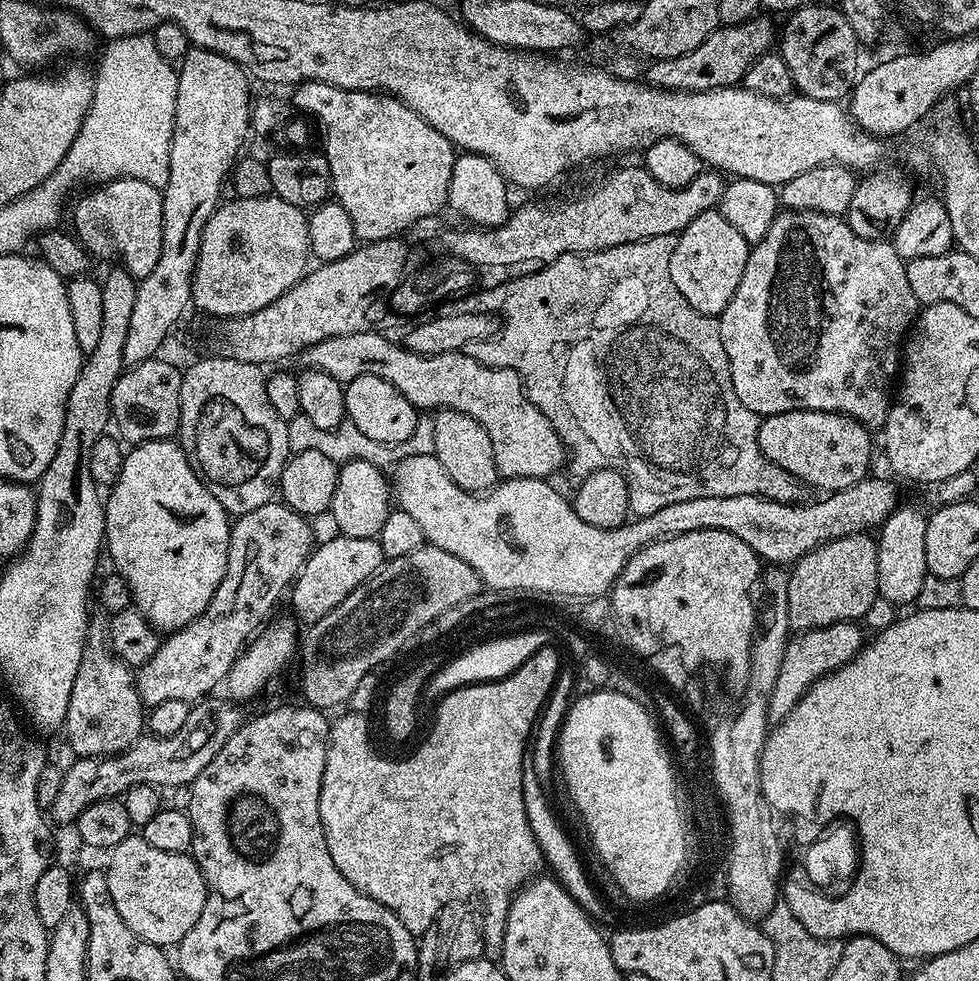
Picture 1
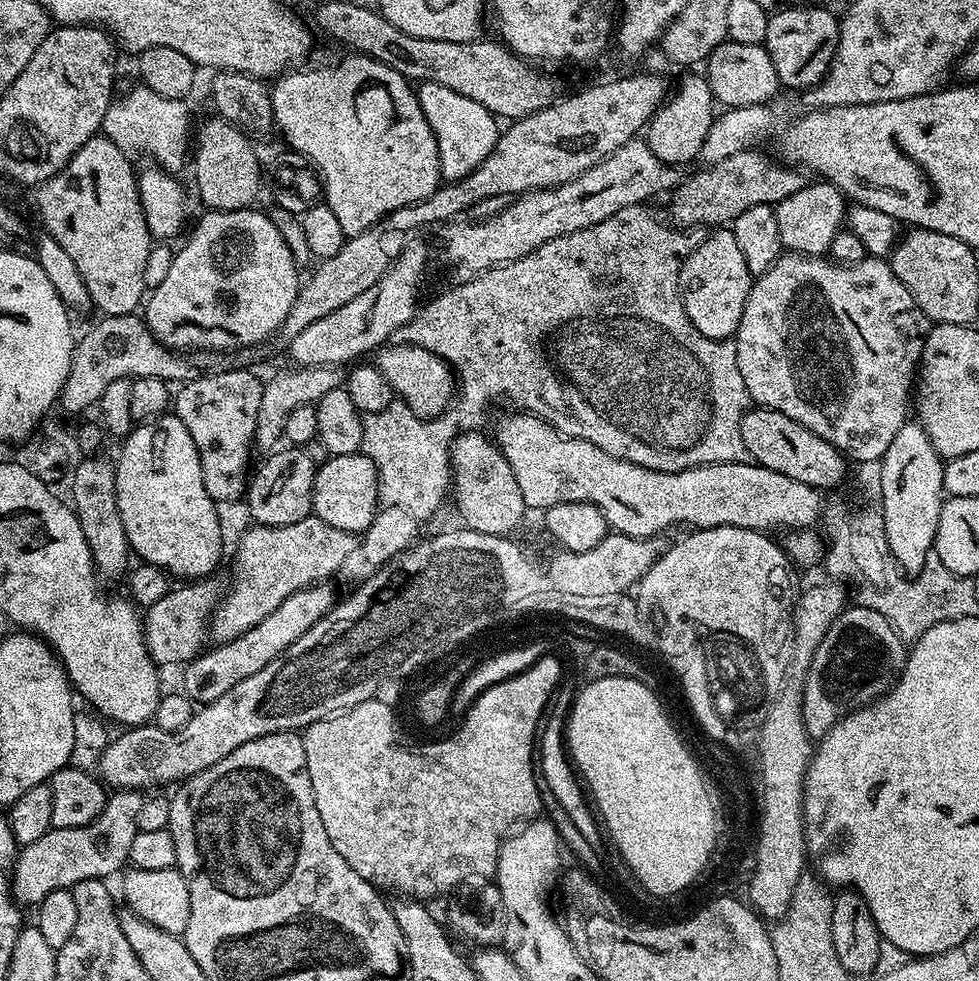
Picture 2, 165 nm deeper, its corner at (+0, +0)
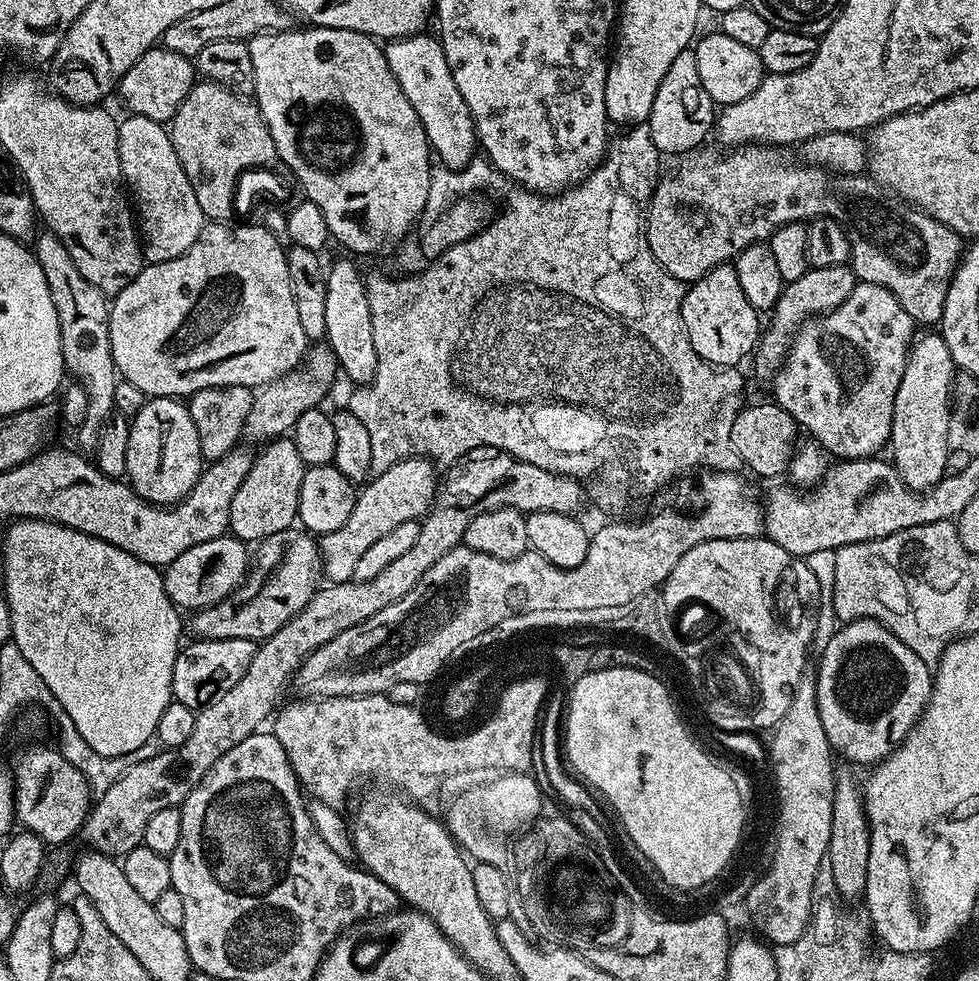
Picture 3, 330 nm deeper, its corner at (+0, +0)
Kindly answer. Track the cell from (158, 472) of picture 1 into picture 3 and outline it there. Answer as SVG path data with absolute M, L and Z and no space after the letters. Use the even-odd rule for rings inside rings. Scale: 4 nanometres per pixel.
M170 396L145 399L142 410L130 420L130 447L126 456L126 480L142 499L171 506L190 494L202 471L200 439L187 403Z

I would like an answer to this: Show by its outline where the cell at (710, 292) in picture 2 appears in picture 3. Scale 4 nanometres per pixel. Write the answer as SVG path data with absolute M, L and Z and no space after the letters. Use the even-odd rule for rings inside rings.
M731 263L720 264L714 270L710 270L702 278L691 281L687 285L684 301L682 302L682 322L690 340L690 346L713 366L736 366L739 360L744 360L753 355L762 335L762 316L754 306L750 306L746 294L742 294L742 286L738 282L738 274Z

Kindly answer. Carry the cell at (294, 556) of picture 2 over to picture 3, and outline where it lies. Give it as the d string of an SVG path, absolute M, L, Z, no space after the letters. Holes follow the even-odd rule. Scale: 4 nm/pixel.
M411 456L409 460L399 460L390 470L377 472L357 491L354 510L350 510L350 518L338 530L325 532L319 537L320 559L322 561L322 572L325 577L333 584L347 584L352 579L354 570L358 567L358 562L362 559L362 554L378 542L378 538L390 534L390 530L402 526L402 522L420 520L432 511L432 501L436 499L438 491L438 472L437 465L427 458Z

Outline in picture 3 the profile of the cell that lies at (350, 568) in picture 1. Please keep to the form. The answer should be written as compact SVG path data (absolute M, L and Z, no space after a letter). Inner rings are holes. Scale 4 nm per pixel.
M230 638L229 640L193 639L193 644L185 643L174 662L174 678L172 694L175 703L193 710L210 706L210 702L218 702L226 690L230 690L246 674L246 666L254 658L258 644L255 640Z

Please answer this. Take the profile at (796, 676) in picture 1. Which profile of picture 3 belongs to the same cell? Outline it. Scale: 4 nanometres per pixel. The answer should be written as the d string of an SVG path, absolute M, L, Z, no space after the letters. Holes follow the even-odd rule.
M871 618L862 620L847 621L840 629L829 638L824 644L824 653L820 656L820 664L816 668L816 697L818 698L818 718L822 718L822 730L826 730L828 745L832 747L833 753L845 756L848 760L853 760L856 764L868 764L875 766L902 743L910 734L910 730L920 721L920 715L924 712L924 707L928 705L928 700L932 696L932 681L934 679L933 669L910 646L906 646L897 638L886 625L880 624Z

